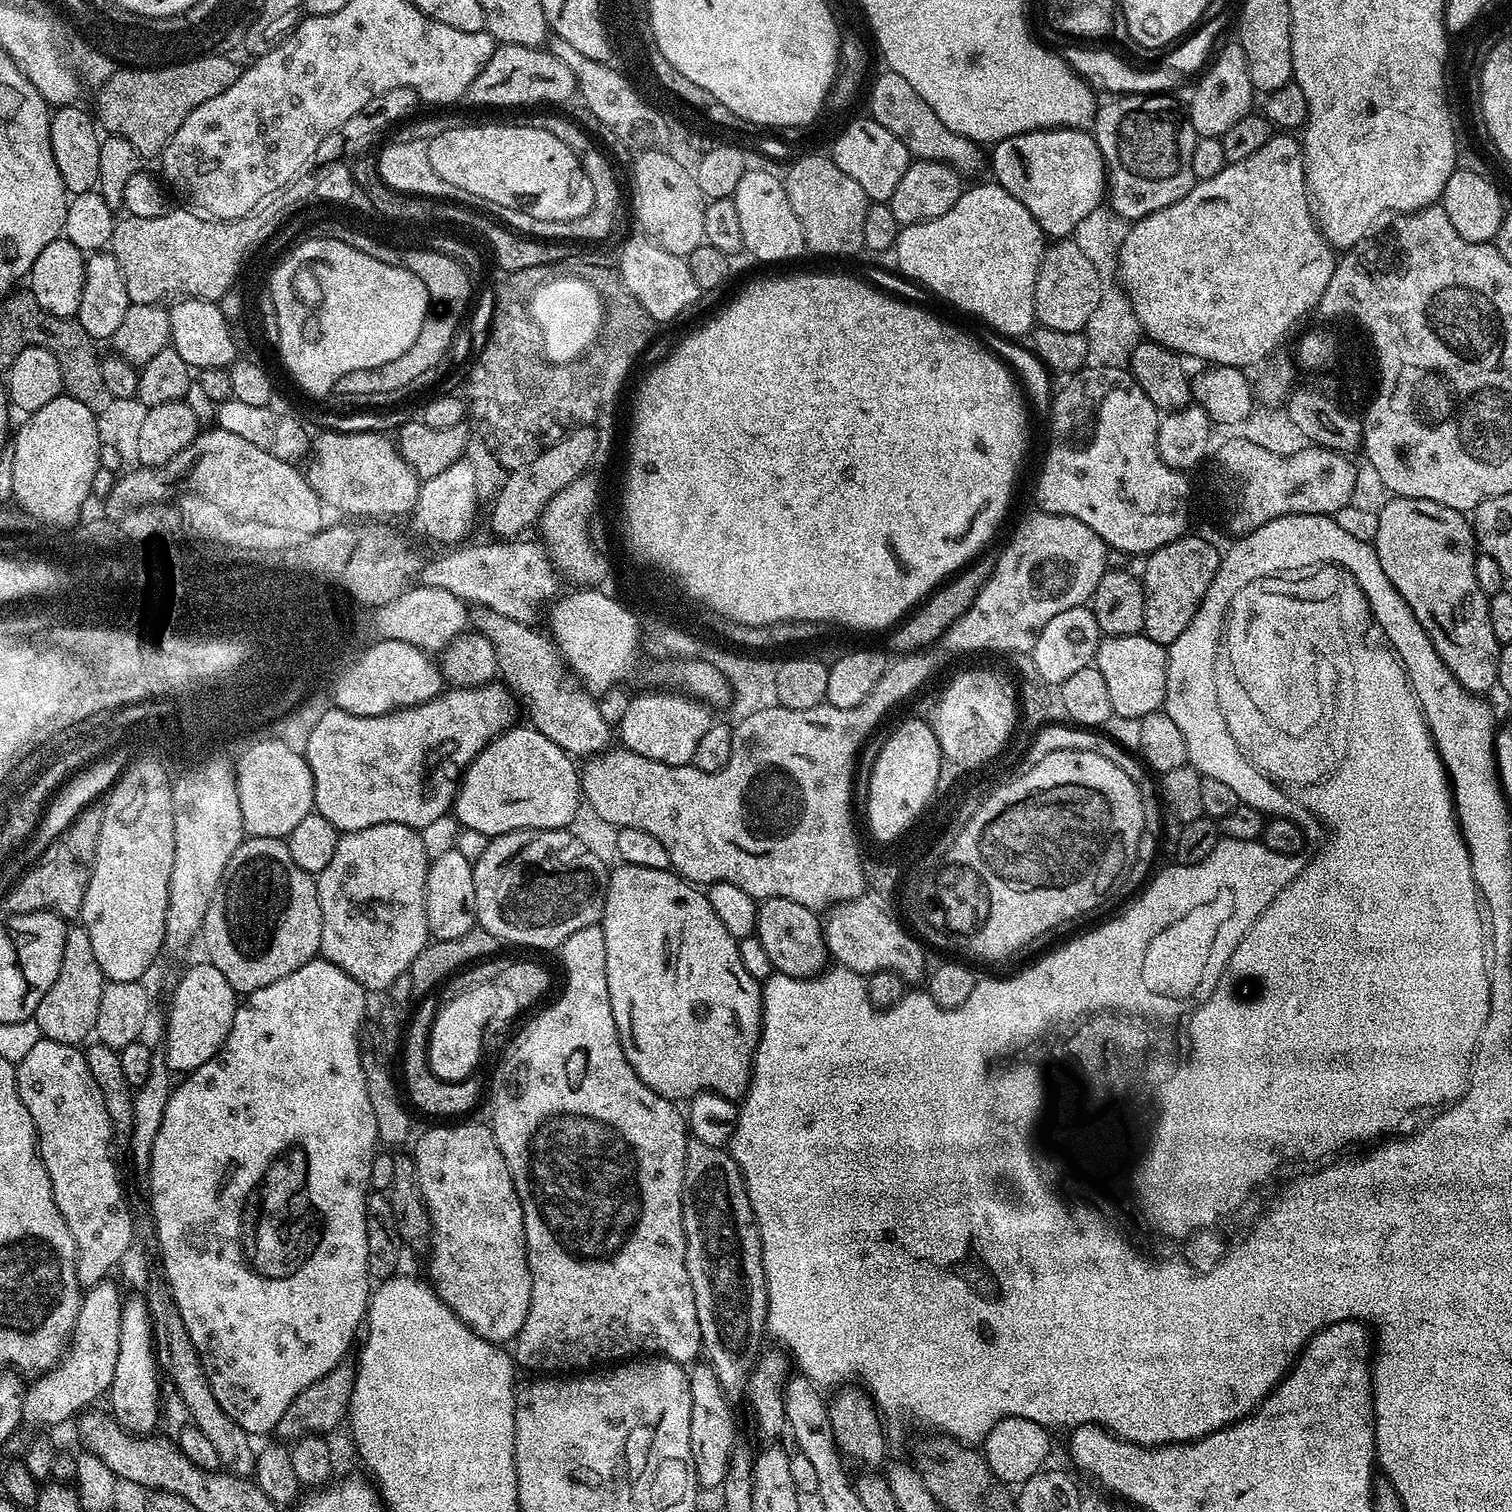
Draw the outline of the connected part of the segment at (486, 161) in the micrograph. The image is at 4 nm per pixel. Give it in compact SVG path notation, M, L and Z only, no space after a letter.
M531 122L524 124L468 124L465 128L453 126L427 141L430 166L441 178L446 178L458 190L466 190L469 198L477 196L488 204L497 204L510 211L525 212L533 220L576 220L592 208L594 186L586 178L580 160L562 138L554 138L550 130L535 128Z

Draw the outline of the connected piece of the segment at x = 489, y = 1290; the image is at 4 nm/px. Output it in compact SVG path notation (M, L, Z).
M468 1122L453 1123L453 1128L432 1128L416 1140L416 1182L432 1223L428 1276L432 1291L469 1330L491 1344L504 1346L507 1340L515 1341L530 1310L532 1275L524 1245L524 1215L506 1158L498 1150L491 1127L464 1123Z

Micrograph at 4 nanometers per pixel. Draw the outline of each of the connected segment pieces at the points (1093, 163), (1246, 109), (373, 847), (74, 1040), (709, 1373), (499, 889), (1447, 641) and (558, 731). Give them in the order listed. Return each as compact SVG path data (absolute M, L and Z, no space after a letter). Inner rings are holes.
M1046 128L1038 132L1023 132L1017 136L1011 136L1005 140L999 140L991 149L990 164L992 160L992 172L995 183L1001 184L1010 194L1014 194L1014 198L1018 198L1022 202L1022 206L1026 206L1026 210L1030 210L1030 214L1034 214L1034 218L1038 222L1038 226L1044 231L1045 237L1048 238L1068 238L1079 223L1089 219L1097 211L1096 207L1100 204L1100 199L1106 196L1106 169L1104 166L1104 155L1098 146L1095 135L1091 131L1083 128Z
M1239 42L1228 44L1216 56L1216 61L1204 72L1204 77L1196 84L1192 92L1192 105L1187 105L1186 115L1191 120L1197 137L1226 134L1234 122L1253 111L1252 96L1254 89L1250 82L1246 54Z
M379 824L366 830L345 832L326 870L315 877L316 893L322 910L322 942L319 955L338 966L369 993L383 993L394 978L405 975L409 966L429 943L426 922L426 878L430 855L419 831L405 824Z
M82 926L69 927L58 978L54 978L54 986L46 990L42 1002L38 1002L34 1017L40 1027L41 1037L63 1044L83 1045L96 1031L98 1005L102 1002L105 983L102 966L98 966L94 950L90 950L90 934L86 934Z
M706 1360L695 1361L688 1370L691 1416L690 1446L694 1458L697 1483L704 1489L721 1487L728 1472L729 1458L736 1445L734 1418L728 1408L728 1398L721 1390L713 1368Z
M523 828L517 832L507 832L501 836L491 837L484 848L484 853L480 857L475 857L472 866L472 877L474 878L474 898L476 899L476 919L479 927L485 928L490 934L494 934L496 939L501 942L509 940L512 944L525 944L528 948L552 948L559 949L560 945L574 934L574 930L582 930L582 926L591 924L600 924L604 915L604 890L606 887L606 867L579 840L576 836L571 836L571 831L561 830L558 828Z
M1397 496L1390 499L1379 513L1374 543L1378 562L1382 562L1382 574L1386 574L1386 578L1394 582L1394 590L1398 590L1402 598L1406 598L1414 618L1430 636L1430 642L1434 642L1442 662L1446 662L1454 678L1458 678L1458 682L1467 692L1488 694L1491 688L1495 689L1498 654L1502 646L1494 638L1494 630L1490 630L1488 597L1478 586L1478 578L1474 574L1478 545L1469 517L1438 502Z
M476 606L470 612L470 624L475 631L481 632L494 648L496 667L503 683L528 707L528 716L531 727L538 729L550 742L554 742L563 752L576 758L586 758L591 754L603 751L609 747L608 724L600 713L600 708L595 704L593 693L578 686L577 681L569 674L555 643L547 635L535 632L534 627L522 621L515 621L497 610Z

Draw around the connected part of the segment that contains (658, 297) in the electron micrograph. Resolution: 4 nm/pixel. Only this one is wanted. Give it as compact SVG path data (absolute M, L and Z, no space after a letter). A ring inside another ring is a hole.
M647 238L639 239L626 241L624 249L620 252L618 271L621 282L657 322L672 320L679 312L686 311L696 299L701 297L702 291L694 284L685 257L670 254Z

